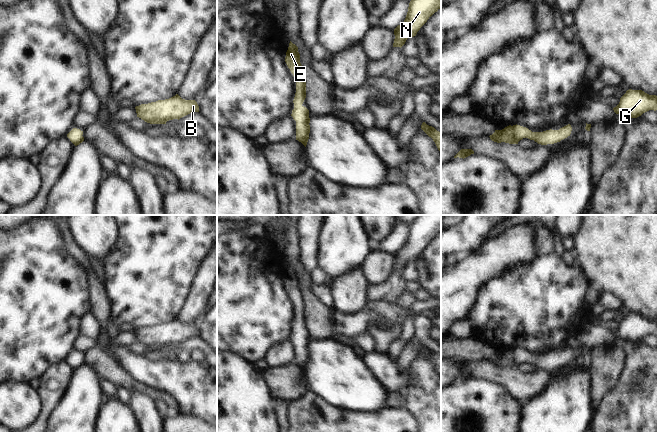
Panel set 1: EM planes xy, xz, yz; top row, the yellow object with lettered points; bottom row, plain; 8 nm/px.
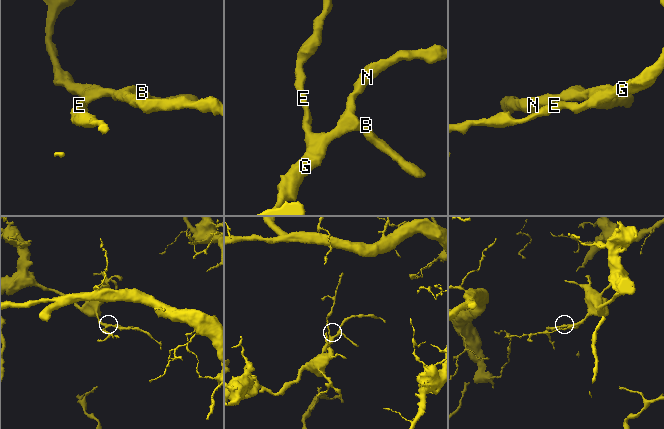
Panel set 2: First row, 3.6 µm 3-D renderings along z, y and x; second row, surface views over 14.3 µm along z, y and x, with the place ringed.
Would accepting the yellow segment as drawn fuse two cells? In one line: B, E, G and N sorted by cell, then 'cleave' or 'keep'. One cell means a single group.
B E G N; keep

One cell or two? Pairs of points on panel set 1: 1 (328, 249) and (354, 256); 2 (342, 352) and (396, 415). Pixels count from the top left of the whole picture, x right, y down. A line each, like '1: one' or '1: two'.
1: one
2: two

